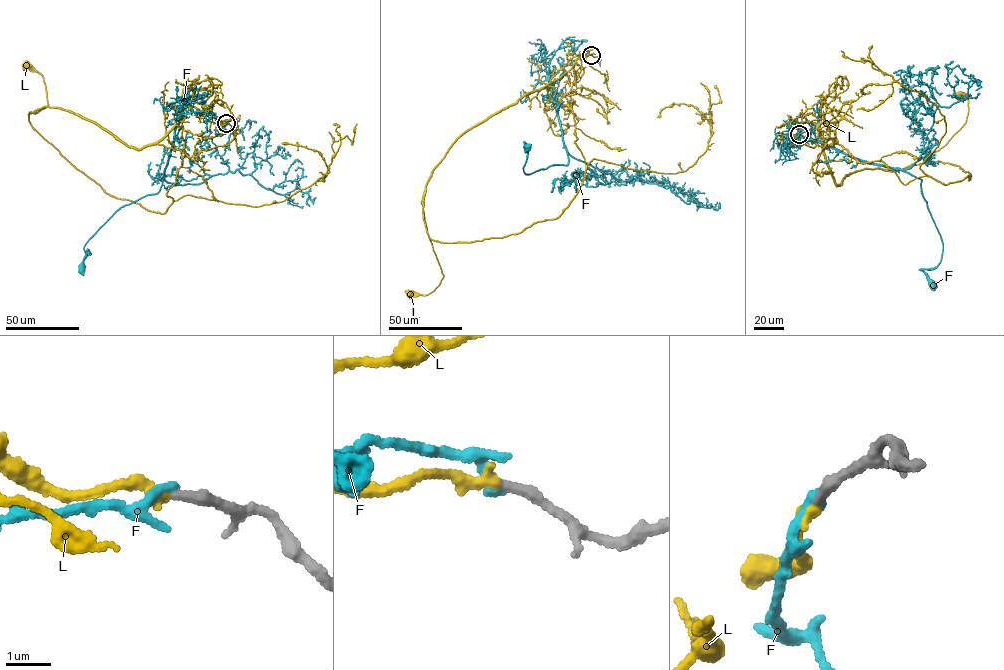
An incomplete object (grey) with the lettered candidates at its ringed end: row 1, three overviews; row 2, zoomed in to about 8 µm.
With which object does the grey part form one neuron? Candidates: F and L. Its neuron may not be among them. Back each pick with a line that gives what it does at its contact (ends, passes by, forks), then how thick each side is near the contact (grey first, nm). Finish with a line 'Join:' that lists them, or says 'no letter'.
L: It ends there. Thickness 240 nm (grey) against 300 nm
Join: L

